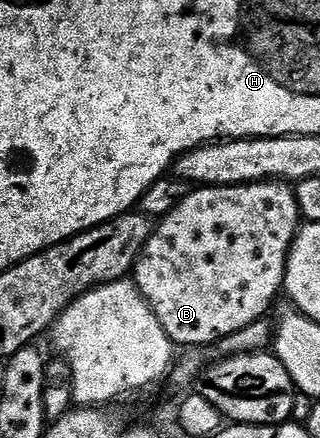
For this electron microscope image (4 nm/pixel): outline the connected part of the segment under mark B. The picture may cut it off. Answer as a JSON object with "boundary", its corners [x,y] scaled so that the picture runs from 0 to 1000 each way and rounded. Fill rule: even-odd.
{"boundary":[[[828,413],[822,418],[759,418],[753,427],[656,427],[625,422],[616,436],[600,436],[513,502],[484,511],[469,550],[450,562],[450,573],[419,612],[419,644],[438,662],[438,676],[469,696],[481,724],[494,724],[500,753],[525,763],[541,785],[575,792],[625,792],[634,783],[684,785],[688,776],[769,749],[809,740],[813,726],[850,701],[863,671],[878,671],[888,653],[888,626],[900,603],[900,575],[925,532],[944,516],[944,493],[931,477],[922,434],[888,413]]]}

